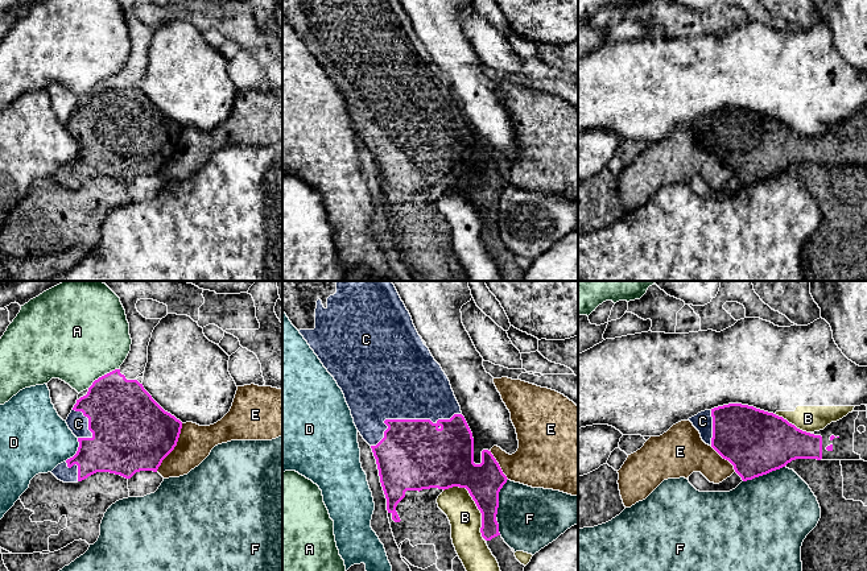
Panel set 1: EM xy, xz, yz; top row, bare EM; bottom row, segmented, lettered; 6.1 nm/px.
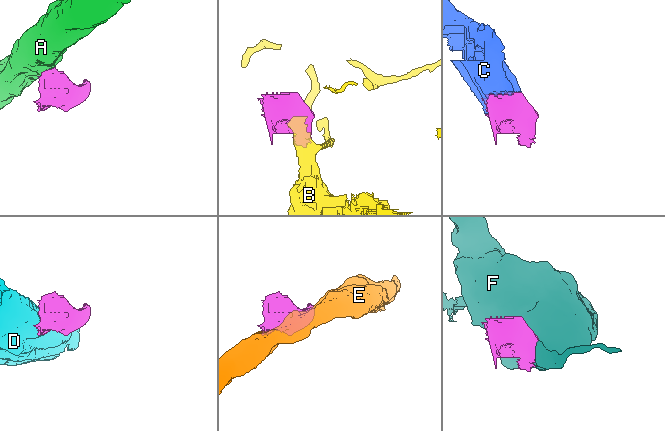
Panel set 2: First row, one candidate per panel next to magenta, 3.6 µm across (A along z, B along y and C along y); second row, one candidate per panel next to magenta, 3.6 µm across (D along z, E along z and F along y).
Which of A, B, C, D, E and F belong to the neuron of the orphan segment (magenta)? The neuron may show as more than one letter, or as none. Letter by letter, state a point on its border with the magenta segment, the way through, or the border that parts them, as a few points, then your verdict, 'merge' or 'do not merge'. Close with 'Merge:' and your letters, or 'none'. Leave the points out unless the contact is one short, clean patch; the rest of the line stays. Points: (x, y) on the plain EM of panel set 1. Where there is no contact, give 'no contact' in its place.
A: xy (102, 81) | along xy (118, 73), (99, 81), (87, 92) | do not merge
B: xz (475, 207) | do not merge
C: xz (408, 124) | merge
D: xy (77, 156) | do not merge
E: xy (174, 150) | do not merge
F: yz (763, 178) | do not merge
Merge: C

